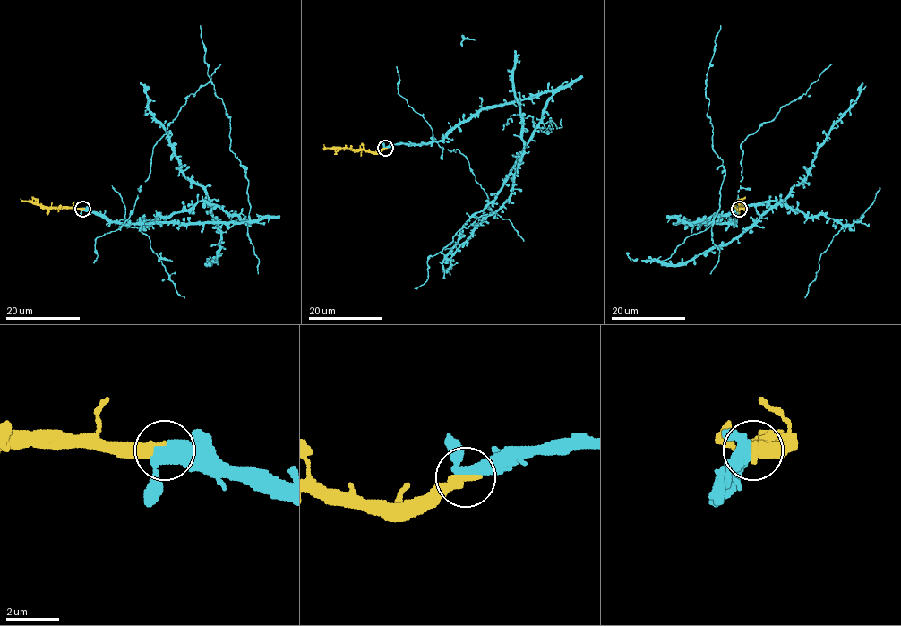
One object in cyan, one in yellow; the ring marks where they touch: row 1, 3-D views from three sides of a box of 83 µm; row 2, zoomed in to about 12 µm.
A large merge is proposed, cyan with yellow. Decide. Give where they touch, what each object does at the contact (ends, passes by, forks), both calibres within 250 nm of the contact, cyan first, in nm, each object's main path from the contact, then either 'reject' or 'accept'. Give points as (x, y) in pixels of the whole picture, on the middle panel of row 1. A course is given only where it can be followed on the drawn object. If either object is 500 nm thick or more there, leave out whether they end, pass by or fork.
(385, 148) | 360/500 nm | cyan via (385, 147), (441, 141), (484, 109), (552, 92), (501, 190), (442, 253), (459, 229), (487, 213) | yellow via (385, 148), (365, 152), (325, 147), (323, 144) | accept

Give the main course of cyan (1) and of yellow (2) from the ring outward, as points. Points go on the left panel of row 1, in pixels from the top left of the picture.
1: (82, 209), (115, 223), (250, 222), (199, 201), (138, 228), (184, 298)
2: (82, 209), (47, 207), (21, 201)

